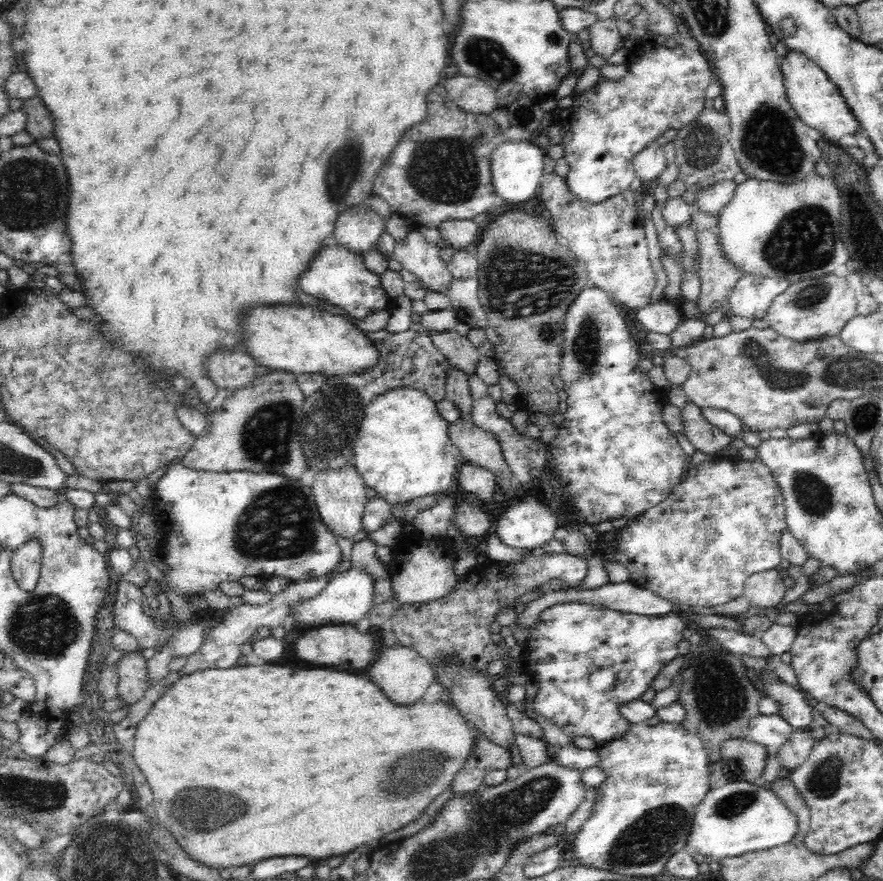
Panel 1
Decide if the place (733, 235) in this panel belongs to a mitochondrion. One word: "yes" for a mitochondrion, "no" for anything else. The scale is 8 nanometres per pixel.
no

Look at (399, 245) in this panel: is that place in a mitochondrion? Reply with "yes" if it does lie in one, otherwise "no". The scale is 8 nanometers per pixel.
no

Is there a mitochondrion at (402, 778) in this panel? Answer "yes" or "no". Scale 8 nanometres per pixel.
yes

